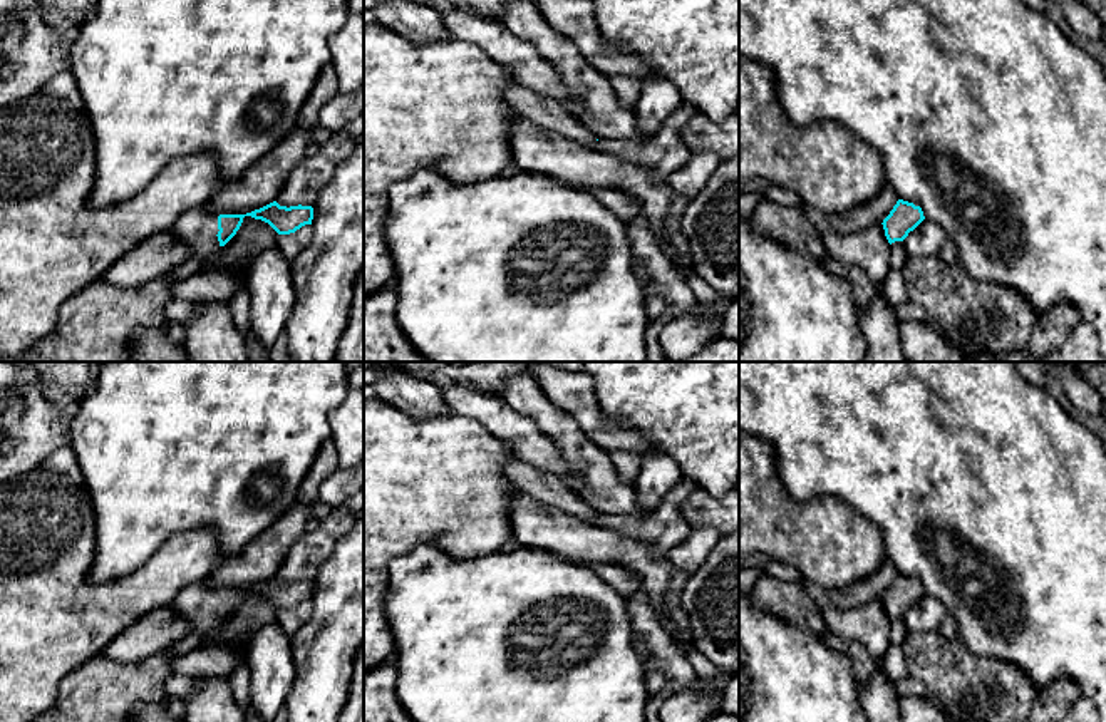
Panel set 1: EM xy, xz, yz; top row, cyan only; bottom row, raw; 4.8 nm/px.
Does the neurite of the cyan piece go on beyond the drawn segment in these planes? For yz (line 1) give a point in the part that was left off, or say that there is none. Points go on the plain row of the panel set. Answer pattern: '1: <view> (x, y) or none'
1: none

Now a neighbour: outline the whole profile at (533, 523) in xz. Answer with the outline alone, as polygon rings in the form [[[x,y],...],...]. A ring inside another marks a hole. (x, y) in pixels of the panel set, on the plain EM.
[[[516,489],[508,506],[508,521],[514,541],[561,554],[571,560],[622,566],[642,578],[647,596],[662,627],[669,615],[664,610],[664,595],[675,571],[669,553],[630,536],[587,524],[581,519],[538,503]]]

